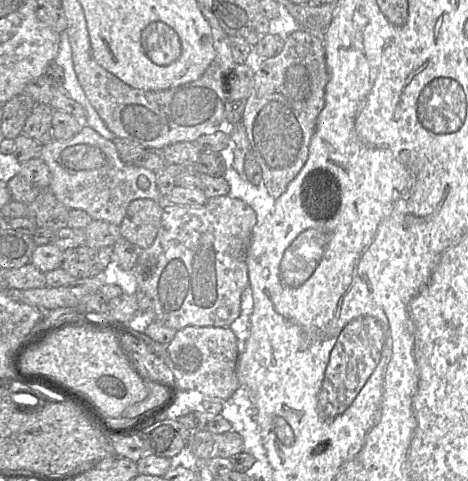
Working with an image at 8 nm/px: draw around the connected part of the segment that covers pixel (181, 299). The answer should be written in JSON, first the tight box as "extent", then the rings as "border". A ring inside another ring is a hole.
{"extent":[132,195,257,330],"border":[[[228,195],[208,198],[206,203],[201,206],[163,203],[161,225],[157,236],[151,246],[145,249],[139,249],[138,258],[132,269],[138,289],[143,290],[153,302],[154,320],[176,330],[190,325],[229,327],[240,314],[242,294],[249,285],[247,250],[251,241],[253,228],[256,224],[257,216],[255,211],[242,200],[232,198]]]}

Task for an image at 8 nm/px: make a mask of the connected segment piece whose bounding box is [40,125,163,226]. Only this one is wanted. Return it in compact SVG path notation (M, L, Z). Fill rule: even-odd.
M88 125L66 141L51 140L41 147L41 159L51 172L49 190L71 210L83 210L93 220L119 226L129 204L136 199L162 202L157 174L146 168L125 163L114 141L107 140Z

